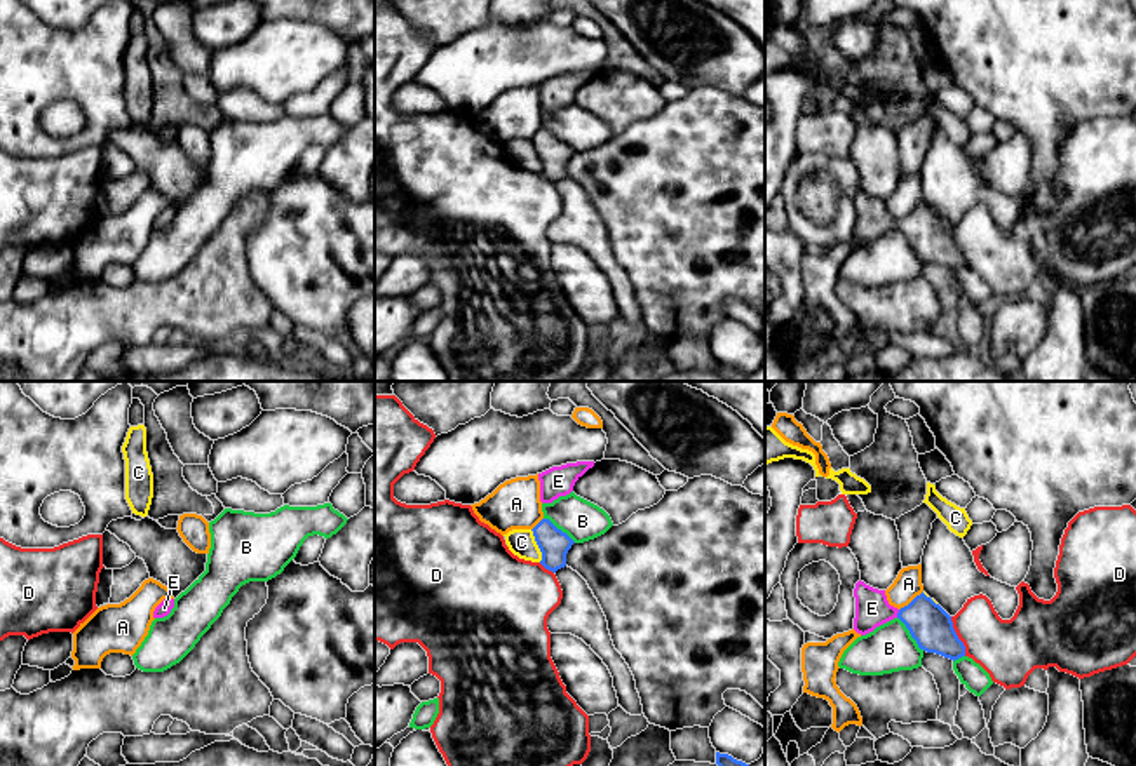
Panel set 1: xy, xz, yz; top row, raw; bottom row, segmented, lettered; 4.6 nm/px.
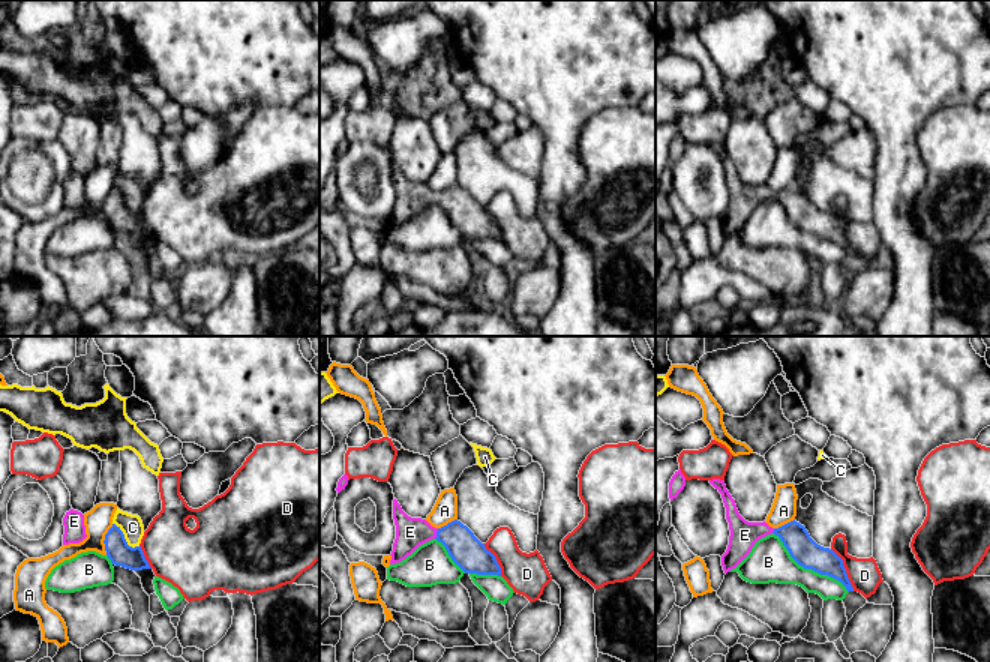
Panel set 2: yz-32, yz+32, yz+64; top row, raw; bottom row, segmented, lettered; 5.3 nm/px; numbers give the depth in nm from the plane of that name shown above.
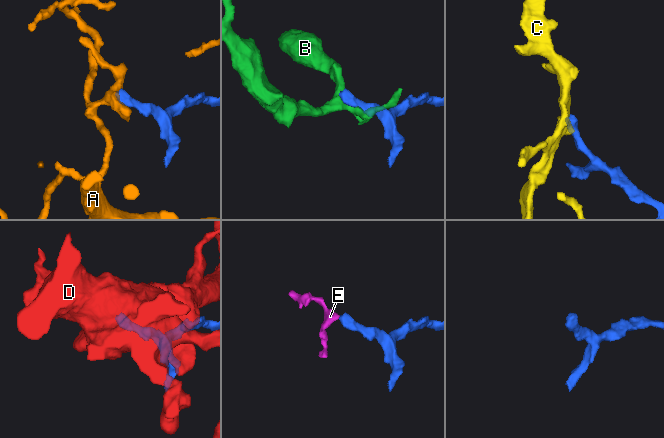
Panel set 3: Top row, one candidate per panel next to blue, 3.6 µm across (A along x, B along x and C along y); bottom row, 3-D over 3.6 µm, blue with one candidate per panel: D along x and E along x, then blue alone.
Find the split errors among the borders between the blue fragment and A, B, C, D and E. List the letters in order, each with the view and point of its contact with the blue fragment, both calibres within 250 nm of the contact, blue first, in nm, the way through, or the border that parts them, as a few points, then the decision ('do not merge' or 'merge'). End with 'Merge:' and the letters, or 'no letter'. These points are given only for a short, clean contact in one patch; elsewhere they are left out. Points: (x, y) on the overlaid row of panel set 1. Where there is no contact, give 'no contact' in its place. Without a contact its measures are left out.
A: yz (912, 601) | 190/130 nm | along yz (922, 591), (899, 610) | do not merge
B: yz (910, 632) | 190/220 nm | do not merge
C: xz (537, 544) | 140/130 nm | along xz (530, 530), (540, 552), (540, 561) | do not merge
D: yz (957, 636) | 190/280 nm | along yz (950, 617), (966, 655) | do not merge
E: yz (898, 613) | 190/160 nm | across yz (927, 622), (919, 615), (898, 613), (872, 608) | merge
Merge: E

